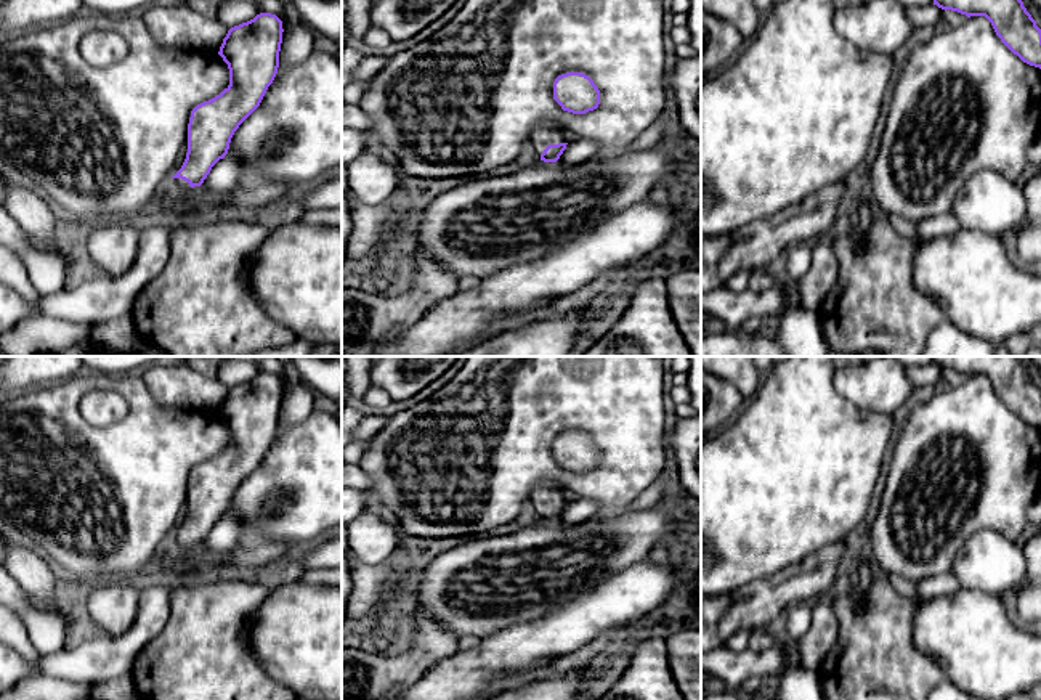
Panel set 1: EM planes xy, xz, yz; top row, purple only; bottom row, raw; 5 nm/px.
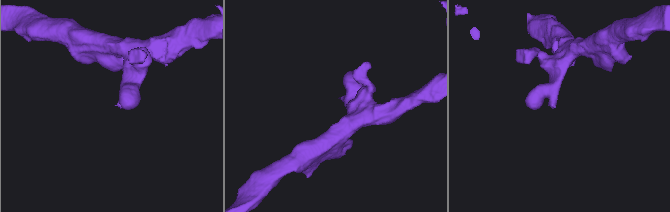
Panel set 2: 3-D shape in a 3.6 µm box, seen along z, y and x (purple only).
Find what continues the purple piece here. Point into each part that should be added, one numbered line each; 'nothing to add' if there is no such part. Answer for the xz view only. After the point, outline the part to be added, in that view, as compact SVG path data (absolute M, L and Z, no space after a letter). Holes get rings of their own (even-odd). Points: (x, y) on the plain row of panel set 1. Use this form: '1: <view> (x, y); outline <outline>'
1: xz (546, 493); outline M544 482L531 493L529 506L531 512L541 515L549 504L568 503L569 498L563 494L563 490L553 483Z

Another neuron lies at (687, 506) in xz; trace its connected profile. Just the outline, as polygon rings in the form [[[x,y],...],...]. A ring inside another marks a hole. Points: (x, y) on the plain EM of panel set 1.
[[[677,485],[672,486],[666,503],[672,503],[680,517],[701,522],[701,499],[691,496]]]

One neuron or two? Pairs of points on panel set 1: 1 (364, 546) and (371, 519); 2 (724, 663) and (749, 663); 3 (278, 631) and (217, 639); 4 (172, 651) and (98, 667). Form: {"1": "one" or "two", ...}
{"1": "one", "2": "one", "3": "two", "4": "two"}

